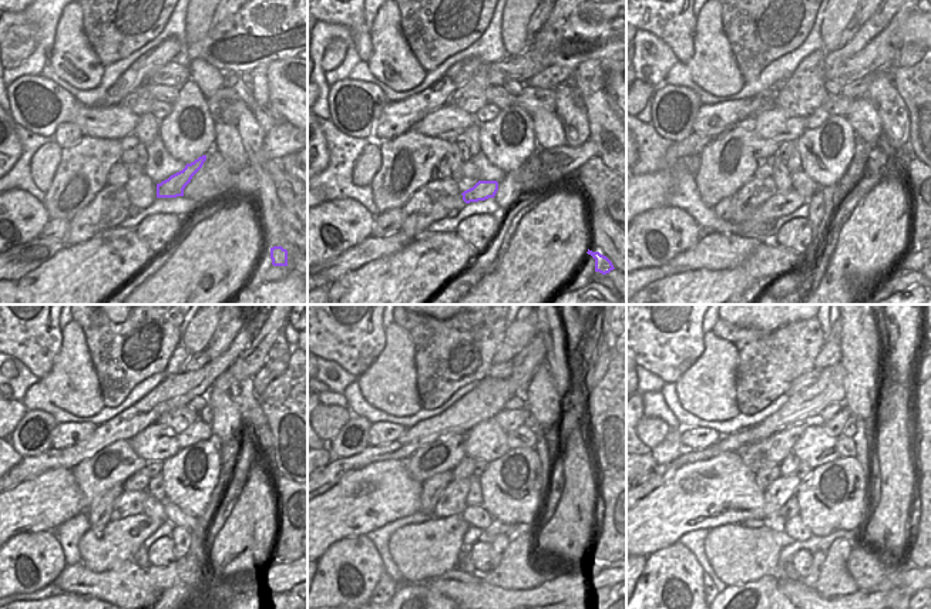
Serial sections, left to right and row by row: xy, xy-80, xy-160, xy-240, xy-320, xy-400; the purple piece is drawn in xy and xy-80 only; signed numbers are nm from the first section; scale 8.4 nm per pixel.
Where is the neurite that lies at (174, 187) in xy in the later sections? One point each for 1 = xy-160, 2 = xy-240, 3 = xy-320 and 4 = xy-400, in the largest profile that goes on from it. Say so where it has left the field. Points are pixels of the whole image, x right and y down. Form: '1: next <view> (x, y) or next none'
1: next xy-160 (785, 202)
2: next xy-240 (118, 541)
3: next xy-320 (429, 549)
4: next xy-400 (739, 555)

